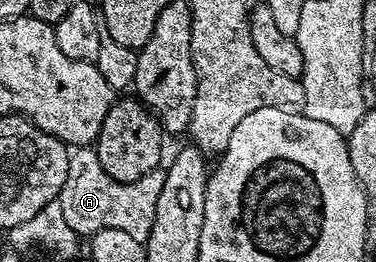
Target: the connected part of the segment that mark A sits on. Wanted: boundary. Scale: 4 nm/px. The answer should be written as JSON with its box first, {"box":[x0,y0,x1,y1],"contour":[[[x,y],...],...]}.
{"box":[59,147,165,241],"contour":[[[74,147],[69,153],[67,182],[63,186],[59,197],[63,216],[66,218],[68,225],[71,226],[71,230],[81,238],[92,237],[93,233],[98,232],[100,228],[114,228],[115,230],[123,230],[125,233],[131,234],[131,238],[136,240],[148,241],[151,234],[151,226],[155,222],[155,202],[159,202],[159,193],[163,191],[164,181],[165,174],[161,170],[148,172],[143,174],[143,178],[139,178],[135,182],[127,182],[126,184],[113,180],[107,174],[107,170],[103,170],[97,153],[92,147]]]}

